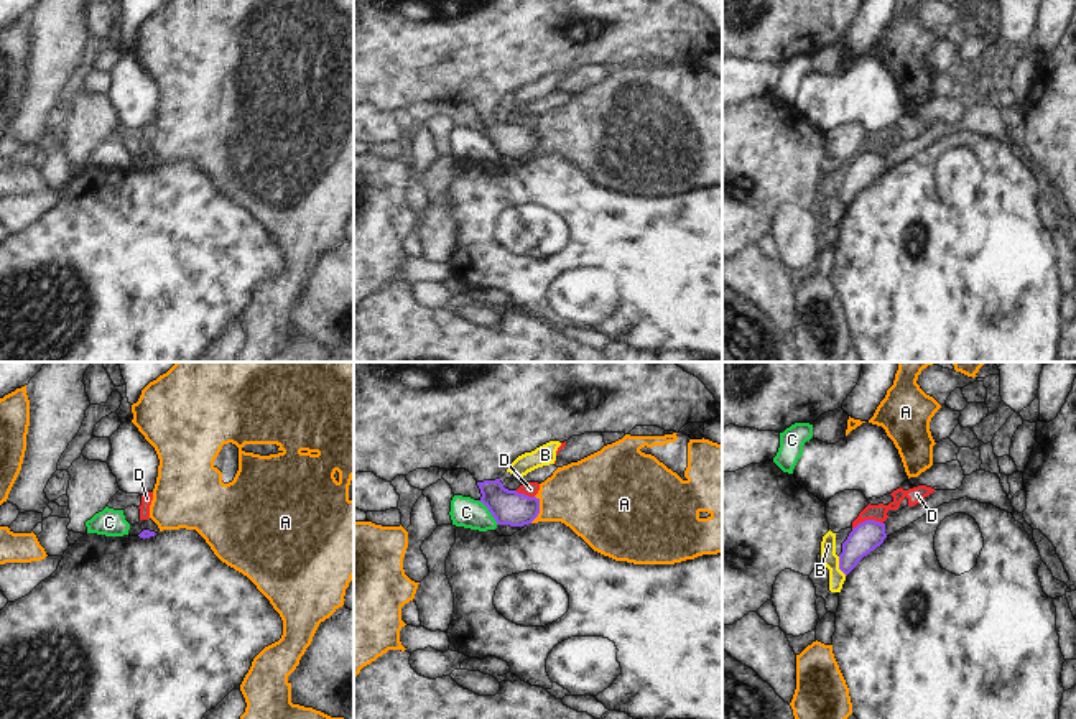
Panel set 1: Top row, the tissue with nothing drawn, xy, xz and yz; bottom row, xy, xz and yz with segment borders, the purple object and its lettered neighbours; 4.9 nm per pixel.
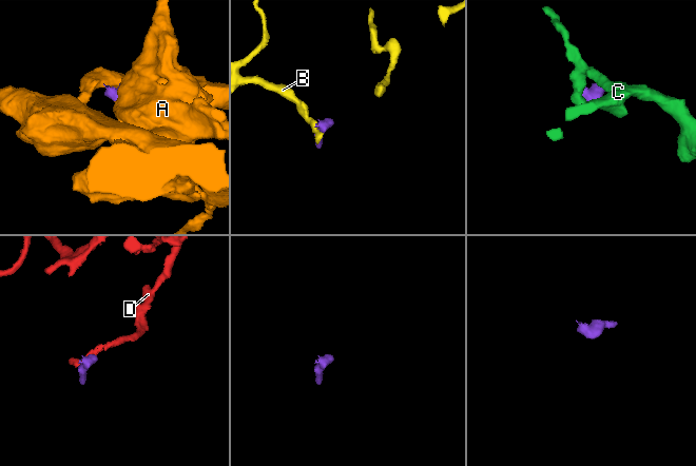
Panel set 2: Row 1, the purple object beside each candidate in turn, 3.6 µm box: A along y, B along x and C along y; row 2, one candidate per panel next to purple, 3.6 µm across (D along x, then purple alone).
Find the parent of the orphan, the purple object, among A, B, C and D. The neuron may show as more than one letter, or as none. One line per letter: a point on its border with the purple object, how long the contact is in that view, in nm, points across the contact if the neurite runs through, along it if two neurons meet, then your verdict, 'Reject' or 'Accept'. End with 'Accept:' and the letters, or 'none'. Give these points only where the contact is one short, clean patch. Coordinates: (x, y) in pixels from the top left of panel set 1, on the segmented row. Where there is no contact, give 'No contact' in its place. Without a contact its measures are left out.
A: Touches purple at xz (538, 509). Shared border 140 nm. Boundary: xz (535, 496), (538, 514), (530, 522). Reject
B: Touches purple at yz (839, 566). Shared border 100 nm. Boundary: yz (838, 556), (838, 566), (846, 575). Reject
C: Touches purple at xz (489, 510). Shared border 160 nm. Boundary: xz (477, 500), (497, 524). Reject
D: Touches purple at yz (867, 520). Shared border 160 nm. Boundary: yz (882, 522), (862, 520), (853, 528). Reject
Accept: none

